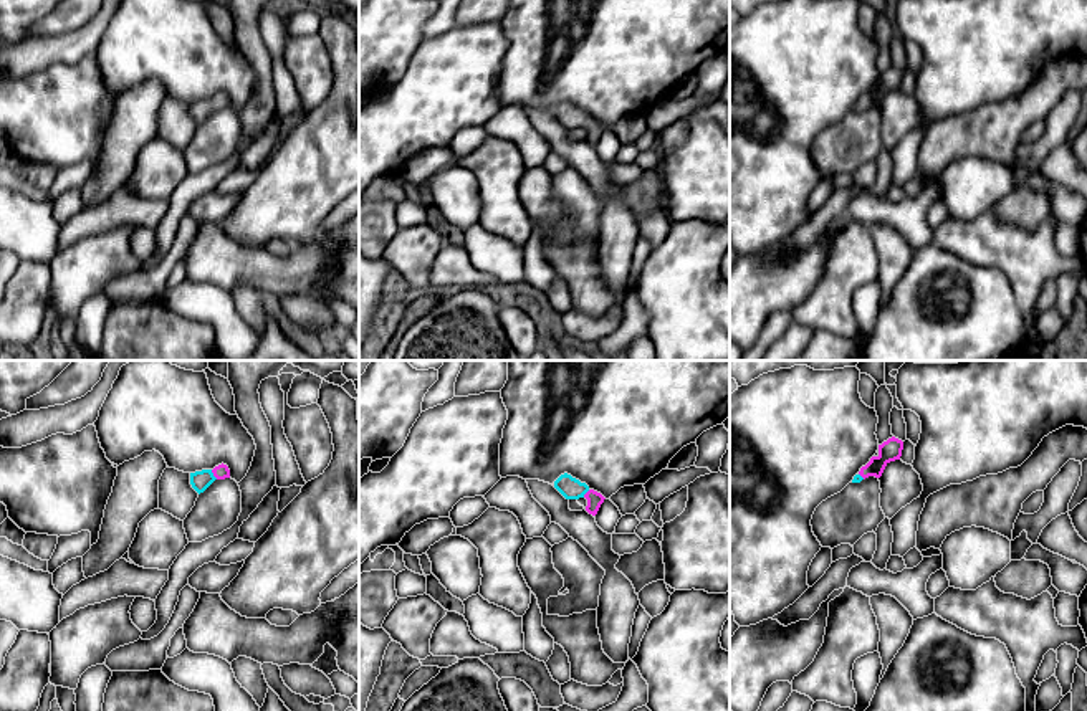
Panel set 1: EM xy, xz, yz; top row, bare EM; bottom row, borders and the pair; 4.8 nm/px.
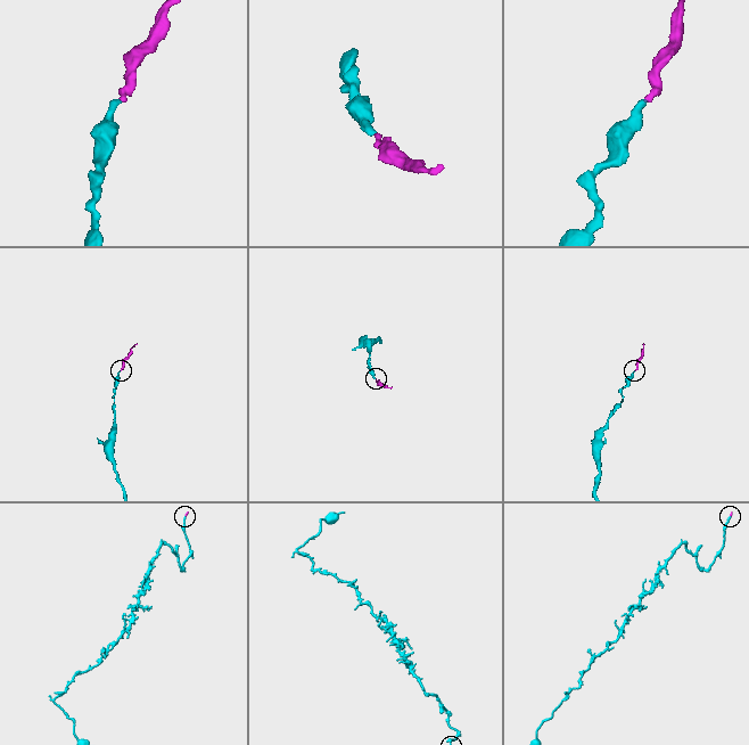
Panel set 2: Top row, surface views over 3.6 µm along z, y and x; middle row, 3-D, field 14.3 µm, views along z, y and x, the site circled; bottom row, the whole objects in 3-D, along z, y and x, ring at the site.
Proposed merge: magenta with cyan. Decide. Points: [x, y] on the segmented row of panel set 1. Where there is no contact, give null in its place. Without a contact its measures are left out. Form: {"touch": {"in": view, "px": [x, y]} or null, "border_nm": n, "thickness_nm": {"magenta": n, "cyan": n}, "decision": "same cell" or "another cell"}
{"touch": {"in": "xy", "px": [214, 475]}, "border_nm": 60, "thickness_nm": {"magenta": 70, "cyan": 100}, "decision": "same cell"}

